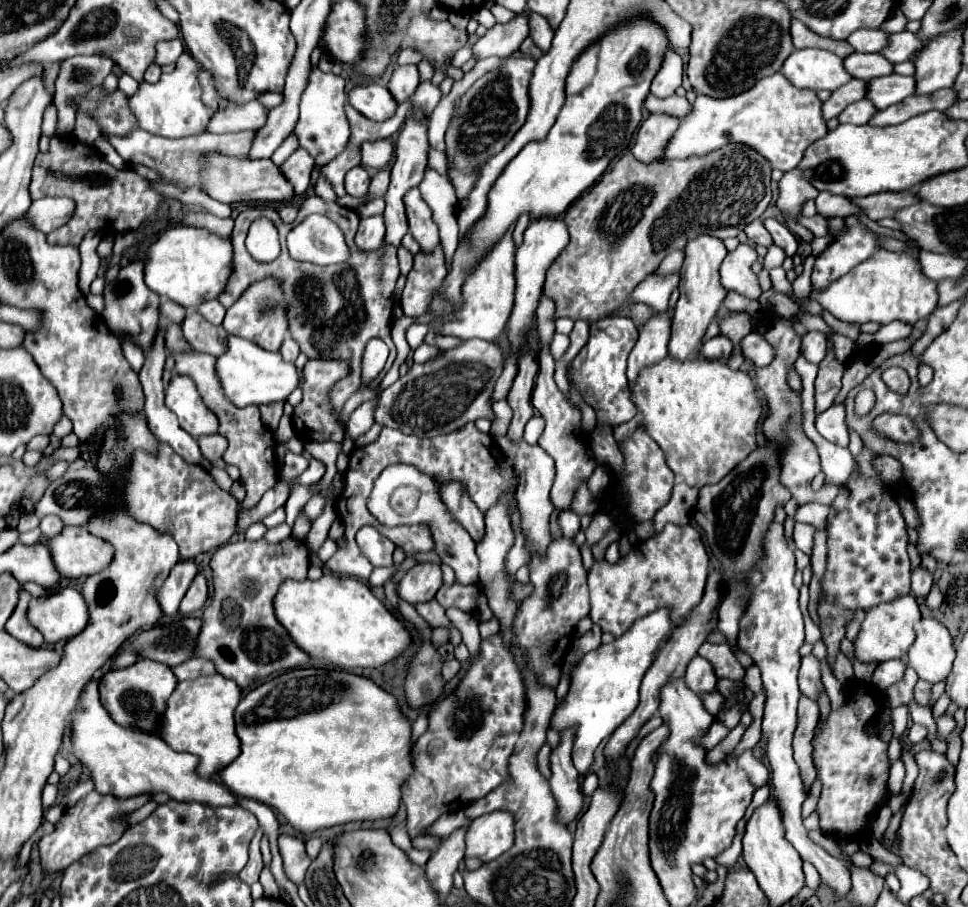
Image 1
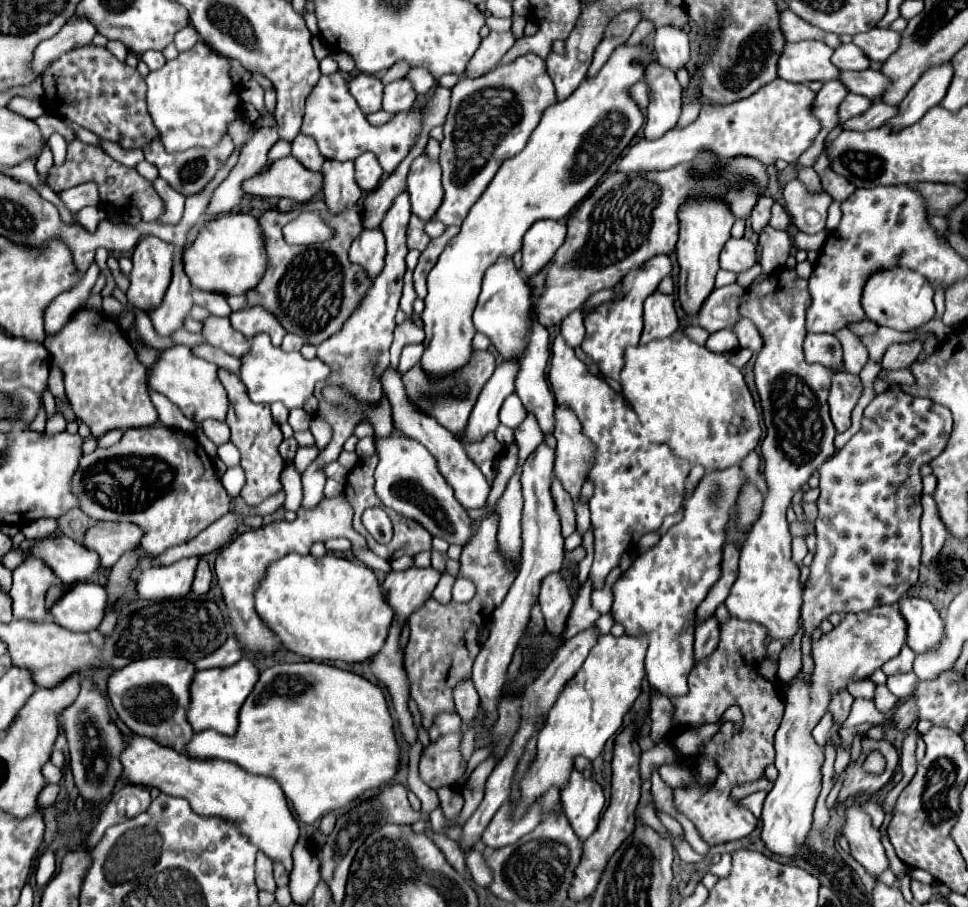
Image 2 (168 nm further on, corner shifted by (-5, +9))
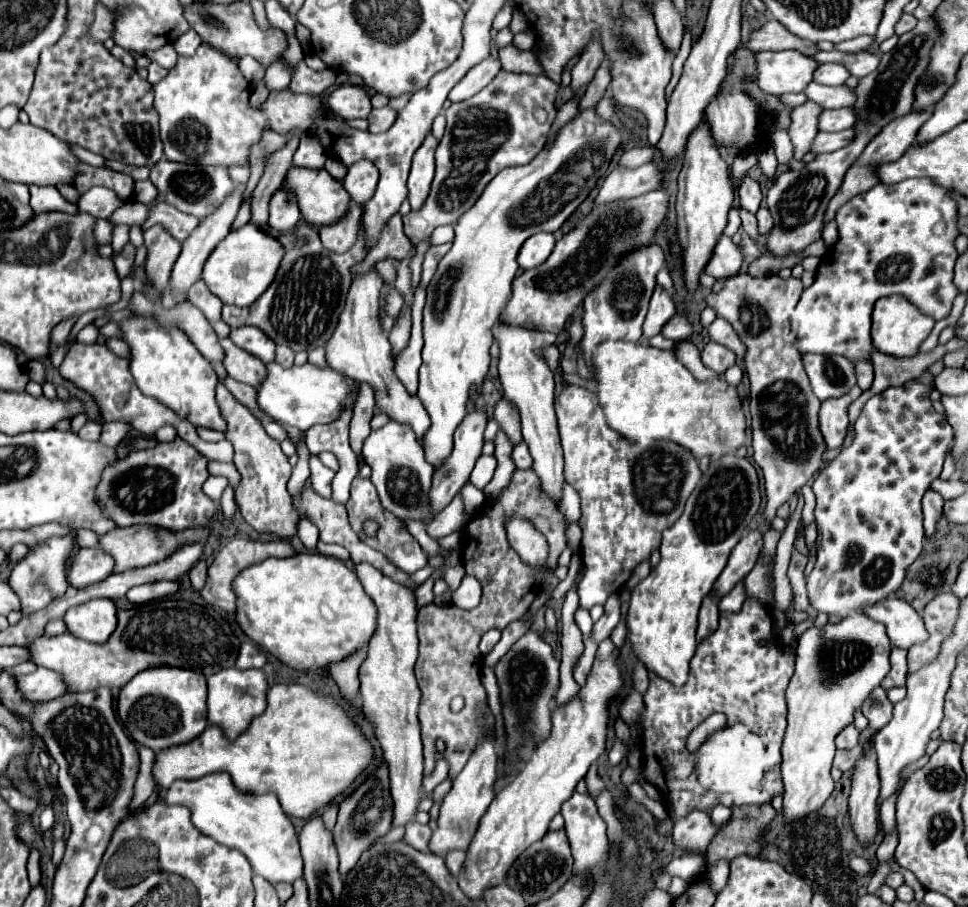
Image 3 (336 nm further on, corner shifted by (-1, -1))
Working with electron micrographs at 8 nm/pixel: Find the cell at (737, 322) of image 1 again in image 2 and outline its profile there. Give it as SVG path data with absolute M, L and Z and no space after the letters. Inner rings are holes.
M729 284L723 288L717 288L707 302L703 304L701 312L697 314L697 324L709 332L721 330L721 328L733 328L737 324L739 316L739 296L743 296L743 286Z

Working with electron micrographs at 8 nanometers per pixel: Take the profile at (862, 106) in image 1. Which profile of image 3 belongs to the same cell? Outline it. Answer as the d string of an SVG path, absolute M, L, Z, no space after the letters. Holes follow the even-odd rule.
M851 108L823 110L819 116L819 132L841 132L853 128L855 112Z

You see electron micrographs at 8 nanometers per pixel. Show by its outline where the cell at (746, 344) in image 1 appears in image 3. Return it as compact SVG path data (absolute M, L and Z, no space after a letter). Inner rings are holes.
M715 318L715 320L711 322L711 326L707 328L707 334L709 334L709 338L711 338L713 342L723 344L725 348L733 350L733 352L737 354L737 358L743 358L743 354L745 354L745 346L743 346L741 340L737 338L735 330L733 330L723 318Z

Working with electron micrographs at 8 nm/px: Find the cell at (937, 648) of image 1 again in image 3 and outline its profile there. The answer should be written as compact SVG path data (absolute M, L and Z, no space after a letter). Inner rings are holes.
M897 596L883 598L883 602L877 602L875 606L865 606L861 612L871 620L885 624L887 636L897 648L907 650L909 646L923 642L929 636L921 616Z

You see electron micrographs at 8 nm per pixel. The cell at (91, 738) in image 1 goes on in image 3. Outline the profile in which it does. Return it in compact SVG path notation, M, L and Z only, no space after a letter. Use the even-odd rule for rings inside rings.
M211 774L199 780L175 780L173 786L161 796L165 804L187 806L197 830L215 838L219 844L243 852L253 872L263 876L271 884L295 882L303 876L303 860L299 854L295 828L289 816L279 806L275 794L241 794L227 774Z

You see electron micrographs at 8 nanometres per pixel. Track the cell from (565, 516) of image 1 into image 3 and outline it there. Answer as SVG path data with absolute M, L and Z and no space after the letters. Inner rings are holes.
M515 470L511 476L509 486L495 498L495 500L487 500L481 508L481 512L473 514L471 520L465 524L463 528L463 548L461 548L461 564L467 570L467 574L473 574L475 578L479 578L479 582L483 584L483 598L481 604L473 610L457 610L453 608L453 604L445 604L445 606L423 606L417 614L417 636L419 636L419 658L415 664L415 676L421 688L421 704L419 704L419 724L421 724L421 740L423 740L423 748L425 748L425 774L431 774L435 768L435 762L445 758L449 764L449 778L455 778L455 774L459 774L459 770L463 770L463 766L467 764L467 758L471 756L471 750L475 750L475 742L479 742L479 726L489 726L491 728L491 738L495 738L495 716L489 710L487 704L487 692L481 684L481 652L479 652L479 640L481 636L491 630L503 630L509 622L519 620L527 608L531 606L531 602L535 600L535 596L541 590L541 578L543 572L547 568L533 568L529 564L525 564L519 554L511 548L509 540L507 540L507 532L505 532L505 522L507 518L525 518L529 520L545 538L549 544L549 556L545 566L557 568L557 558L559 554L565 550L567 540L565 540L565 516L563 512L555 506L555 502L551 502L543 492L539 492L539 478L535 476L533 470ZM455 696L463 696L465 698L465 708L461 712L451 712L449 704ZM443 740L445 742L445 750L439 752L435 742Z

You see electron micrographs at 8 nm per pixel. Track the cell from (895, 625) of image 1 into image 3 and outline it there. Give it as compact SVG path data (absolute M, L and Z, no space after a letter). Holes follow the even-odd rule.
M865 614L847 616L825 628L809 628L799 636L795 674L787 688L787 732L783 740L783 814L787 820L805 818L831 796L831 766L835 758L835 734L853 722L855 710L881 684L891 670L891 642L885 626L869 620Z

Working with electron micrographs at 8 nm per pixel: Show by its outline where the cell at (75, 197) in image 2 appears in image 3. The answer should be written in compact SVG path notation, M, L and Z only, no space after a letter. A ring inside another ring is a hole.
M95 186L81 196L77 208L79 208L79 212L87 212L95 218L109 218L121 204L125 204L125 200L119 198L113 190Z

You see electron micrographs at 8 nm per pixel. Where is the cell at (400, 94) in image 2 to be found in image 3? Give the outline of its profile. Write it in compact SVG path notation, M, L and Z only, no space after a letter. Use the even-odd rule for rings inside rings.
M385 106L385 108L379 108L379 110L371 110L371 114L369 114L369 132L371 134L381 134L381 132L387 132L389 128L391 128L391 124L395 122L395 118L397 118L397 112L395 110L391 110L389 106Z

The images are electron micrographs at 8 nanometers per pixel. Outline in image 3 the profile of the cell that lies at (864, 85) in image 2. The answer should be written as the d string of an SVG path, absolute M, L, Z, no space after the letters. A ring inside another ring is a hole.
M811 82L803 92L807 100L819 104L821 108L845 108L845 106L853 106L855 102L853 90L845 86L823 86Z

